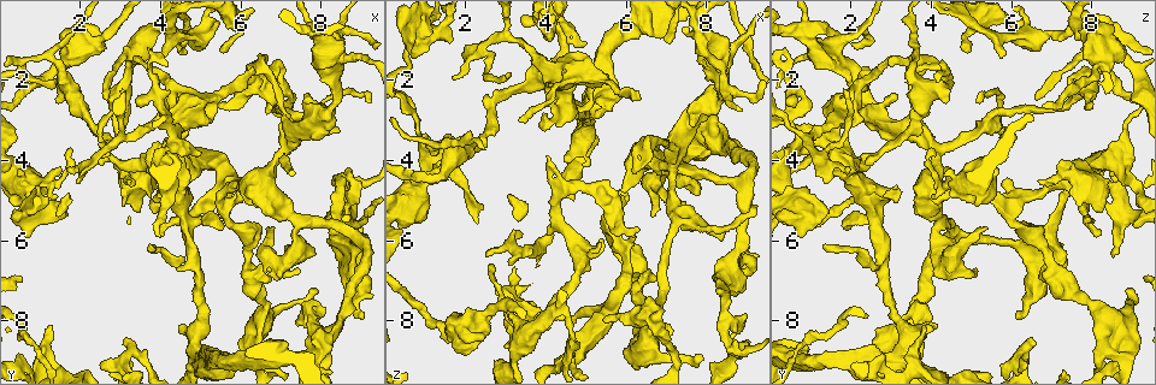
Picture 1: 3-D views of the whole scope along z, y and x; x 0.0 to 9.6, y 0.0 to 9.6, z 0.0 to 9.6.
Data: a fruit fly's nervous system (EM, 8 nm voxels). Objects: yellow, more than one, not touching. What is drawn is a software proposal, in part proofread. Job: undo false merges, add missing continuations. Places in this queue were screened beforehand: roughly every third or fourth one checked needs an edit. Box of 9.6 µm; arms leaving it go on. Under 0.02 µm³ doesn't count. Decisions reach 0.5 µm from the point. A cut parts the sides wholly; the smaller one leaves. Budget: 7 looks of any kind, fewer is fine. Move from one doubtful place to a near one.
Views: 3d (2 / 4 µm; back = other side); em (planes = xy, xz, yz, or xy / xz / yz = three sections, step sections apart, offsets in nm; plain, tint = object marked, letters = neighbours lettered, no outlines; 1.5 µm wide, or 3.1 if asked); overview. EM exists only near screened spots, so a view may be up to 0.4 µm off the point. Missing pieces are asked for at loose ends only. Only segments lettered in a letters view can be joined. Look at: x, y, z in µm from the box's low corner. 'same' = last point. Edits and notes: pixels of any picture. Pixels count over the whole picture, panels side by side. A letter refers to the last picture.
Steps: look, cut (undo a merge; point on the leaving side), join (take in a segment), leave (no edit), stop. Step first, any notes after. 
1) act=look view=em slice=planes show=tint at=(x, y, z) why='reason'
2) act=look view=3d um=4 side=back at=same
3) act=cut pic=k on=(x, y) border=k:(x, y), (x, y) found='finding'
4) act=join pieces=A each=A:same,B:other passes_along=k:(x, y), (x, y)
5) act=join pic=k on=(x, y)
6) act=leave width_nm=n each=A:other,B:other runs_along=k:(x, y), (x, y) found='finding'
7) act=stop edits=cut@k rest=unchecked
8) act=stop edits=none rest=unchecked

act=look view=em slice=xy step=4 show=tint at=(5.55, 1.30, 5.00) why='free end'

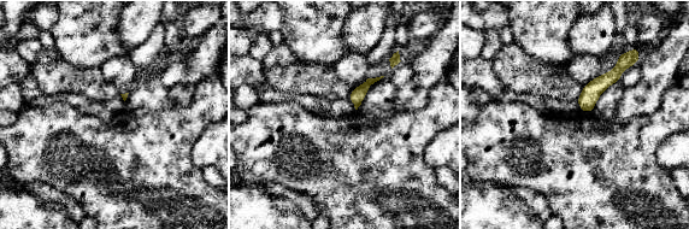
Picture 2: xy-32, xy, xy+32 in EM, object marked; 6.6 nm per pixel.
act=look view=em slice=planes show=tint at=same

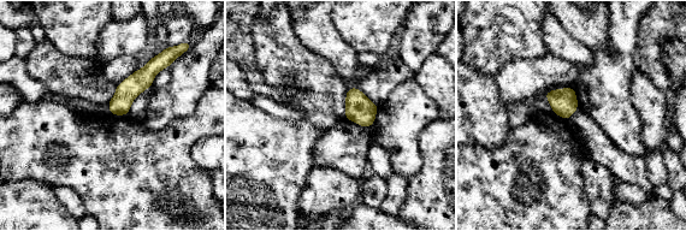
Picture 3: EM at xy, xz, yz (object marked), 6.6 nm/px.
act=look view=em slice=planes show=letters at=same

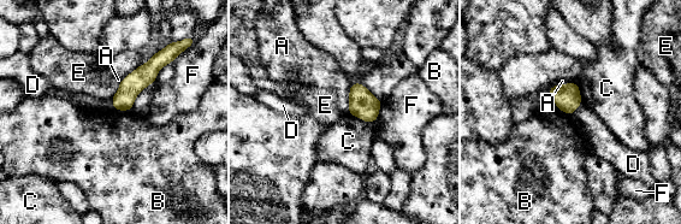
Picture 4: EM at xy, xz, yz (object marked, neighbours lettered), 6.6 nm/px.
act=leave each=A:other,B:other,C:other,D:other,E:other,F:other border=4:(582, 102), (570, 116) found='no lettered segment goes on from it'

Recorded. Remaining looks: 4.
act=look view=3d um=4 at=(1.60, 1.50, 8.15) why='thick turns thin'

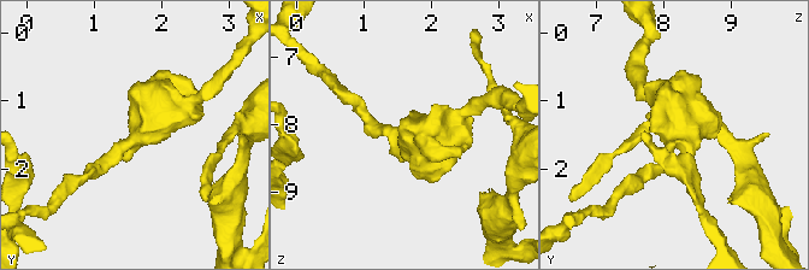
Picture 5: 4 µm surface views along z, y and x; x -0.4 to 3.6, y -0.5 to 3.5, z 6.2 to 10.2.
act=look view=em slice=planes show=letters at=(1.65, 1.55, 8.15) arm_widths_nm=200,260

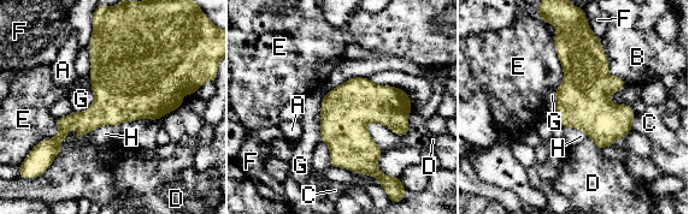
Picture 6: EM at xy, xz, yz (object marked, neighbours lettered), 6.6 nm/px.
act=leave each=A:other,B:other,C:other,D:other,E:other,F:other,G:other,H:other border=6:(118, 124), (100, 125), (75, 137) found='continuous, no second cell'

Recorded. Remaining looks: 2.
act=look view=em slice=planes show=letters at=(2.55, 3.85, 1.10) why='sharp bend'

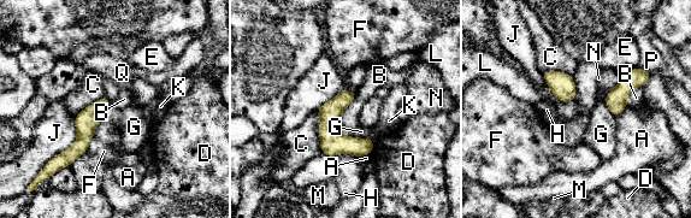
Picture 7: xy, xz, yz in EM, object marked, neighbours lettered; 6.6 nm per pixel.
act=leave each=A:other,B:other,C:other,D:other,E:other,F:other,G:other,H:other,J:other,K:other,L:other,M:other,N:other,P:other,Q:other border=7:(356, 93), (340, 122) found='one cell here'

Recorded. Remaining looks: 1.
act=stop edits=none rest=unchecked

